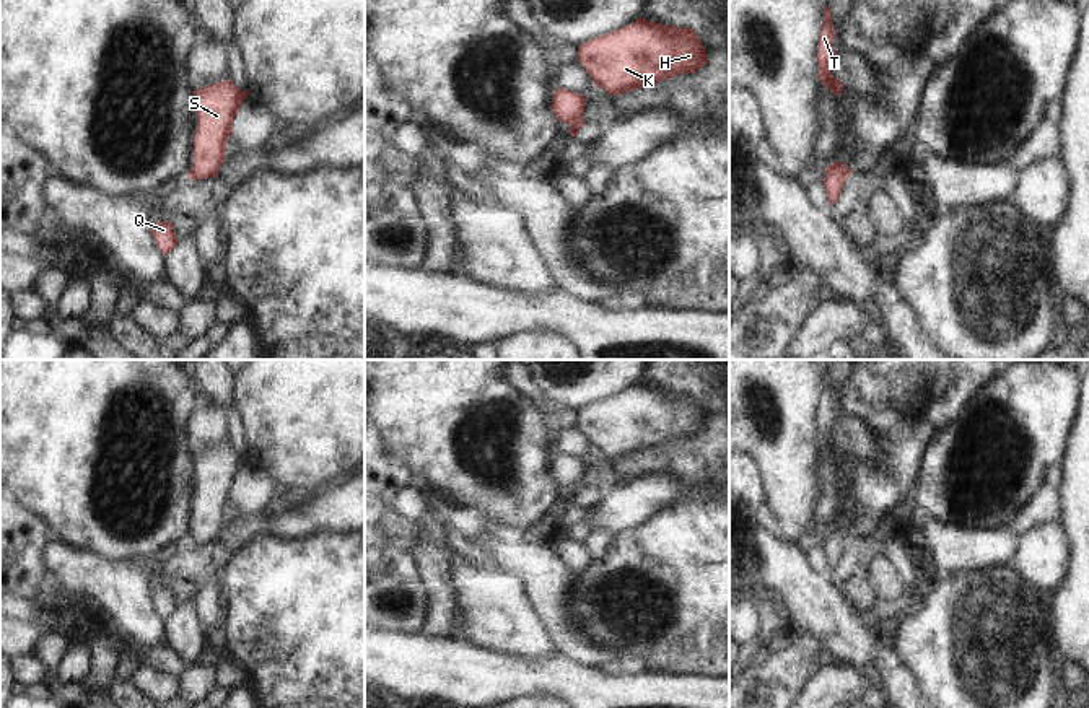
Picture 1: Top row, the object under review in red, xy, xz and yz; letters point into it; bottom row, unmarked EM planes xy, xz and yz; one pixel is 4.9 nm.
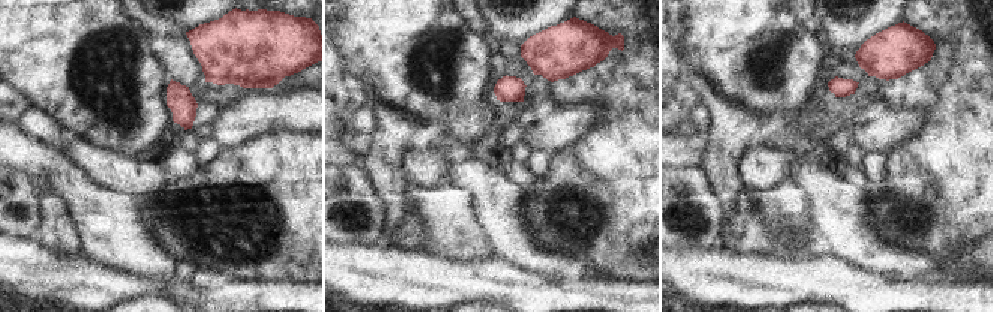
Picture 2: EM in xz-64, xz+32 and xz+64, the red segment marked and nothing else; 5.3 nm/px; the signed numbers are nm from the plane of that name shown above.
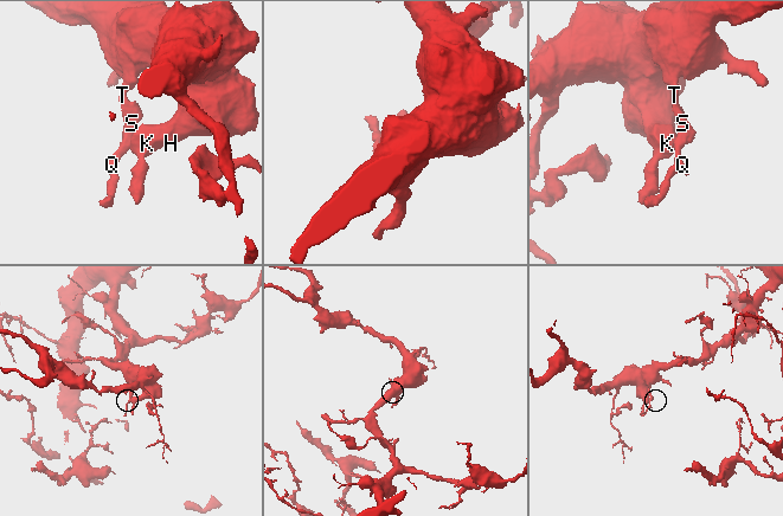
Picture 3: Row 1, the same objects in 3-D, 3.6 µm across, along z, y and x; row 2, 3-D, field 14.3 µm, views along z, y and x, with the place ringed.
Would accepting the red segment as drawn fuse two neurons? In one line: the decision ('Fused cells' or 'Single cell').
Single cell.

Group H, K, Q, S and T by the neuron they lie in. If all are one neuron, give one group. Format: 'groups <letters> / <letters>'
groups H K Q S T

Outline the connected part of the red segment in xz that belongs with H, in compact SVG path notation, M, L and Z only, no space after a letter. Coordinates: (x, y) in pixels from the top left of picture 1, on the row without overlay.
M640 381L581 409L578 426L596 452L615 461L676 439L693 438L706 428L706 415L693 394Z

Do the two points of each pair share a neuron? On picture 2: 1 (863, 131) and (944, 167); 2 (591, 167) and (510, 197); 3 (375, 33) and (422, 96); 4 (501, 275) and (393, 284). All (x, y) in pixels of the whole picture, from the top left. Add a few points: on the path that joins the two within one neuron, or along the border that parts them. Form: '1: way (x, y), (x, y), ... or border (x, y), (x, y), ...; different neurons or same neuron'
1: border (926, 123), (914, 138), (909, 138), (890, 153); different neurons
2: border (527, 188), (525, 221), (530, 225); different neurons
3: way (390, 48), (407, 65), (410, 81); same neuron
4: way (474, 281), (420, 282); same neuron

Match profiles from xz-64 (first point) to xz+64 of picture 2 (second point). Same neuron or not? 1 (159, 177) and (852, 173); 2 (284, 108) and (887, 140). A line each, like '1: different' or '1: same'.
1: different
2: same

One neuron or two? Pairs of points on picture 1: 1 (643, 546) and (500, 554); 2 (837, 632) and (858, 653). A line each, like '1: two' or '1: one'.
1: two
2: one

